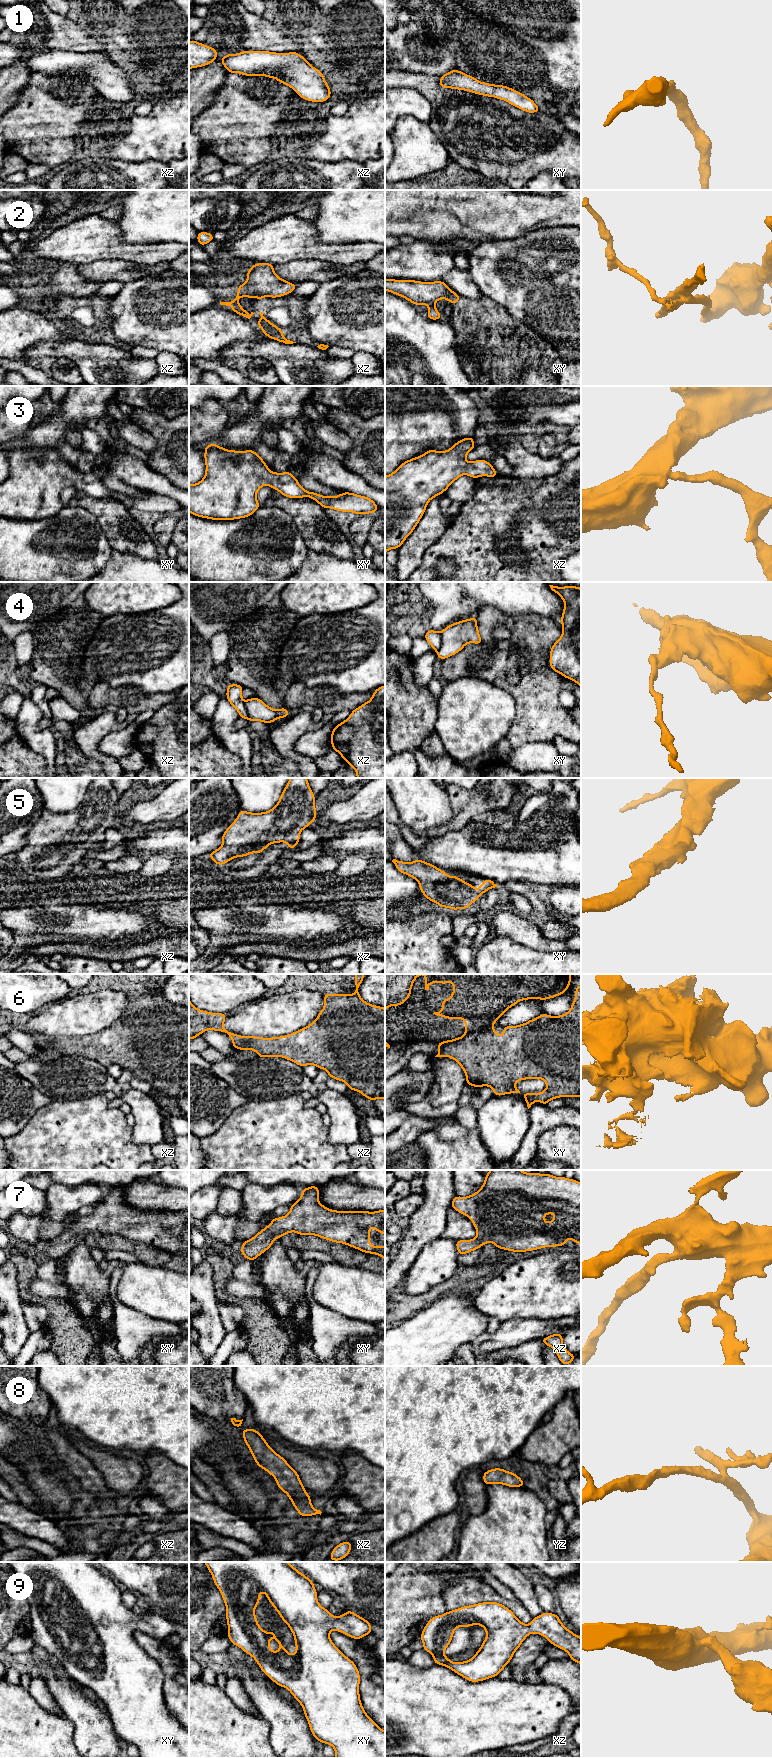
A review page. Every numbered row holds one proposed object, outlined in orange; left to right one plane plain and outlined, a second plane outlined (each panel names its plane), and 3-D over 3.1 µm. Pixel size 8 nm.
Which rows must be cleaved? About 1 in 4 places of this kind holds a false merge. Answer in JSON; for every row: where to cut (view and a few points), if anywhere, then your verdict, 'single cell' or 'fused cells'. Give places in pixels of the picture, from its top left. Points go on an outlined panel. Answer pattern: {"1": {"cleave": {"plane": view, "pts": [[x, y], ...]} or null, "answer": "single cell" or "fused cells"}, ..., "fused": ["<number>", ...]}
{"1": {"cleave": null, "answer": "single cell"}, "2": {"cleave": {"plane": "xz", "pts": [[237, 299], [230, 306]]}, "answer": "fused cells"}, "3": {"cleave": null, "answer": "single cell"}, "4": {"cleave": {"plane": "xy", "pts": [[441, 632], [441, 646], [436, 651]]}, "answer": "fused cells"}, "5": {"cleave": null, "answer": "single cell"}, "6": {"cleave": null, "answer": "single cell"}, "7": {"cleave": null, "answer": "single cell"}, "8": {"cleave": null, "answer": "single cell"}, "9": {"cleave": null, "answer": "single cell"}, "fused": ["2", "4"]}

